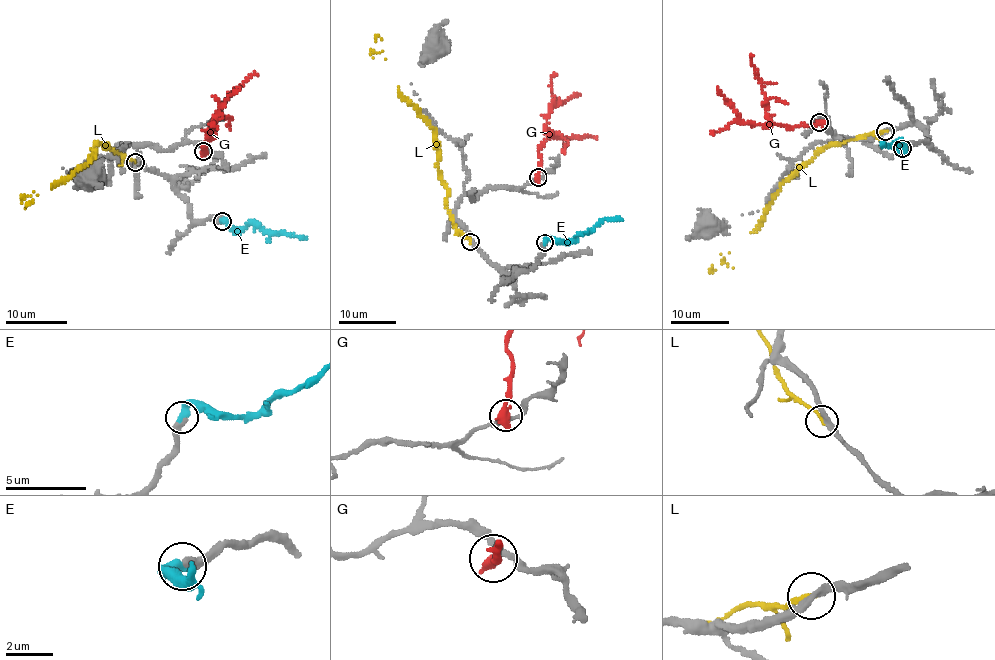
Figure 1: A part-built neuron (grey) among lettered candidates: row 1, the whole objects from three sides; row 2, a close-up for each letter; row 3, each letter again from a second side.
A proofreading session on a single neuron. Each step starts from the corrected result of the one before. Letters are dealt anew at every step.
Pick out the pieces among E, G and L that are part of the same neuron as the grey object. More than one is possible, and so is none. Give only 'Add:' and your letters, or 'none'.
Add: E

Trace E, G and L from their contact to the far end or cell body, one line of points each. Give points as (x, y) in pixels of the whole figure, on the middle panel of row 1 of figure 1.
E: (545, 242), (551, 238), (556, 241), (574, 240), (603, 219), (623, 220)
G: (537, 178), (538, 146), (550, 132), (560, 137), (597, 138)
L: (469, 241), (447, 207), (434, 131), (401, 94), (382, 38), (376, 40)

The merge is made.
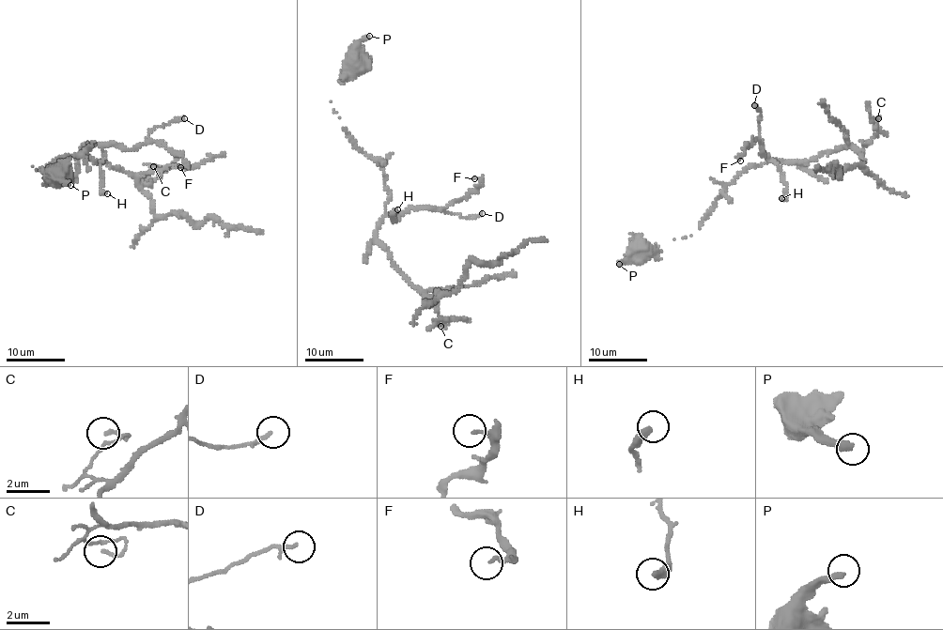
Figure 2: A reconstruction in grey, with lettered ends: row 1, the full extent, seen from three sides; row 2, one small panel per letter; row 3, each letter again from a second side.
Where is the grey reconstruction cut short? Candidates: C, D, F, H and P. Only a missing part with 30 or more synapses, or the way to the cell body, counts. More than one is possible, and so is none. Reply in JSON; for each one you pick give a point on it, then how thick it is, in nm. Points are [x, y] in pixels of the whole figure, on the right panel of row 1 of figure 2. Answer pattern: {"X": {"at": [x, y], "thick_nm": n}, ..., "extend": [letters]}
{"extend": []}

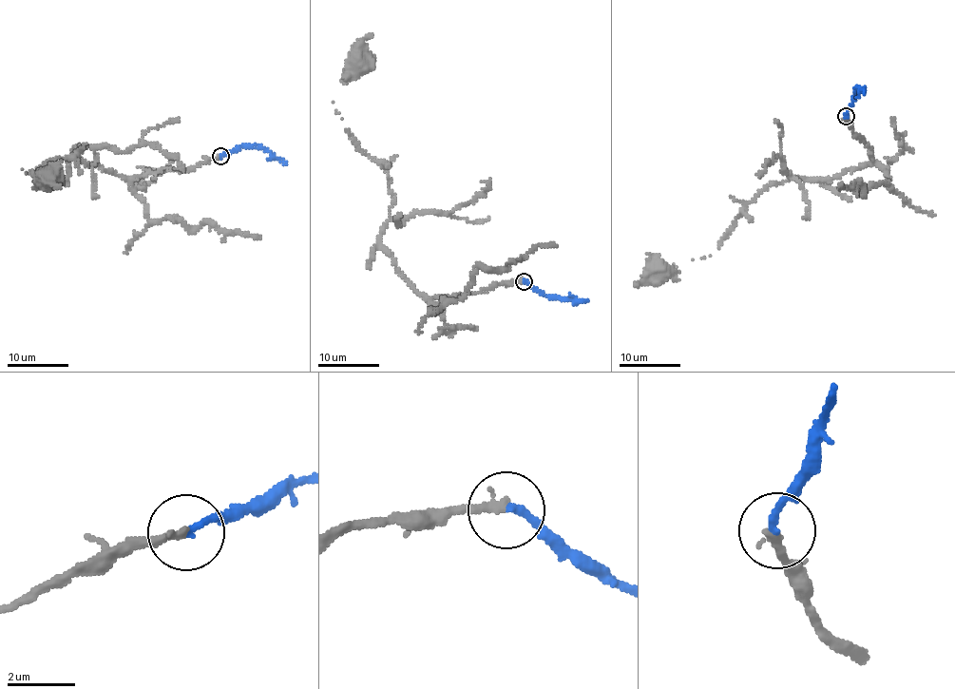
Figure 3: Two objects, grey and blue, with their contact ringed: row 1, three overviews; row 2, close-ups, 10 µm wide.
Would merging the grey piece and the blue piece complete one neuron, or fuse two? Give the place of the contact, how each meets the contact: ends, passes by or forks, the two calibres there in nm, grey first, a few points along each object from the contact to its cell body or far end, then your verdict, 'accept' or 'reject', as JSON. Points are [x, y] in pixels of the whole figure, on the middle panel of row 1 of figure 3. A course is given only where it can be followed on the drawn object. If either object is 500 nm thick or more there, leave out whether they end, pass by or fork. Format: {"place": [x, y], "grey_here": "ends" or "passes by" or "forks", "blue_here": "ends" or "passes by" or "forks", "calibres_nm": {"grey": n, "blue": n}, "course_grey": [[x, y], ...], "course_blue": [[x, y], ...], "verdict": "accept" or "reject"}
{"place": [524, 281], "grey_here": "ends", "blue_here": "ends", "calibres_nm": {"grey": 240, "blue": 200}, "course_grey": [[524, 282], [427, 298], [399, 273], [380, 244], [394, 195], [387, 171], [334, 102], [363, 63]], "course_blue": [[524, 282], [529, 282], [544, 295], [588, 300]], "verdict": "accept"}

